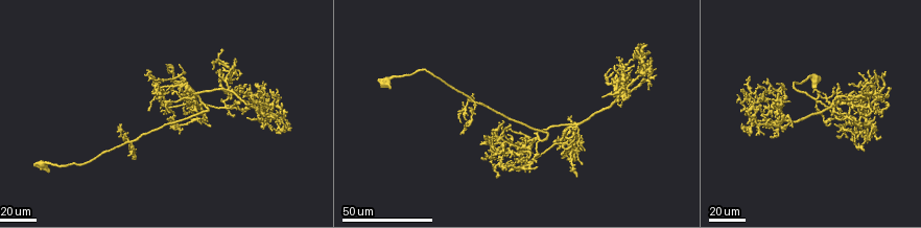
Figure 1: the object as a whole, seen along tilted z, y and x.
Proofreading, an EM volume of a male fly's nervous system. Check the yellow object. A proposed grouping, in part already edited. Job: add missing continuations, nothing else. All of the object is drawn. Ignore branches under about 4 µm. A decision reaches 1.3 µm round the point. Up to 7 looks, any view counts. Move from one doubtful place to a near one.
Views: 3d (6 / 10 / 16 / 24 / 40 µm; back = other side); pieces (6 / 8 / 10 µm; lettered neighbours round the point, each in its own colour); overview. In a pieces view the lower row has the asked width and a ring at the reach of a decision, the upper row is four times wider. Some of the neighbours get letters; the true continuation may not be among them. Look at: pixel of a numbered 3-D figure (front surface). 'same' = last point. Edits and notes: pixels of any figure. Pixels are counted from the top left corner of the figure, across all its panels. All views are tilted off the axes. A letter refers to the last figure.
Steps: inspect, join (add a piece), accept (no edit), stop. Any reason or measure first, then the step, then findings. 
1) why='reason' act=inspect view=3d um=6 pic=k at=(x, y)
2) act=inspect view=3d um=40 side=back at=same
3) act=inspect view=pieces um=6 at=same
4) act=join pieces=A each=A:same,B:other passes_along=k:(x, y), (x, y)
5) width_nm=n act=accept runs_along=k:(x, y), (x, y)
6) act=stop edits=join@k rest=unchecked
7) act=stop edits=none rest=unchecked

why='end of a long branch' act=inspect view=3d um=24 pic=1 at=(146, 111)

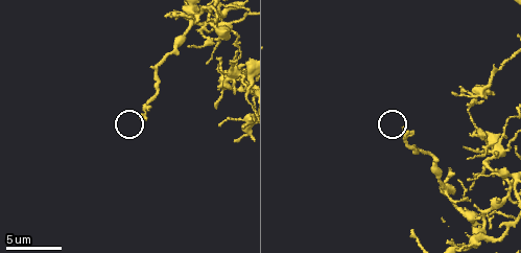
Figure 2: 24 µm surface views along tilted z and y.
why='what lies round it' act=inspect view=pieces um=6 pic=2 at=(403, 128)

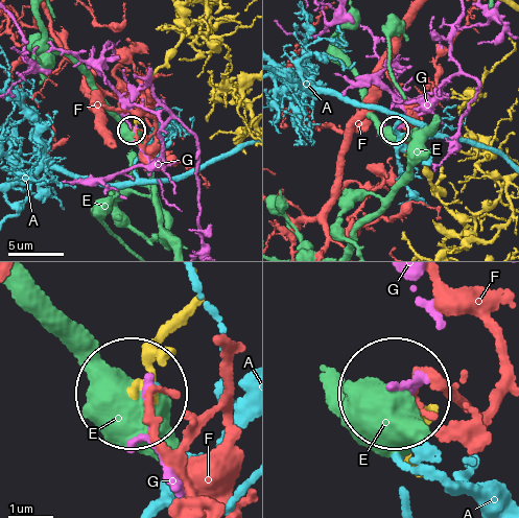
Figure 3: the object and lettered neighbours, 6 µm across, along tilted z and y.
act=accept each=A:other,E:other,F:other,G:other runs_along=3:(168, 326), (136, 395) found='none of them fits'

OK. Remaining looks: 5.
why='tapers out' act=inspect view=3d um=40 pic=1 at=(211, 124)

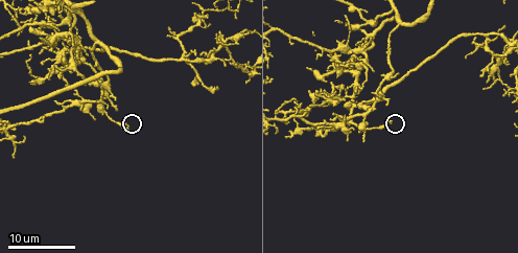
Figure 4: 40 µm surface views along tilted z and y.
act=inspect view=pieces um=10 pic=4 at=(389, 119)

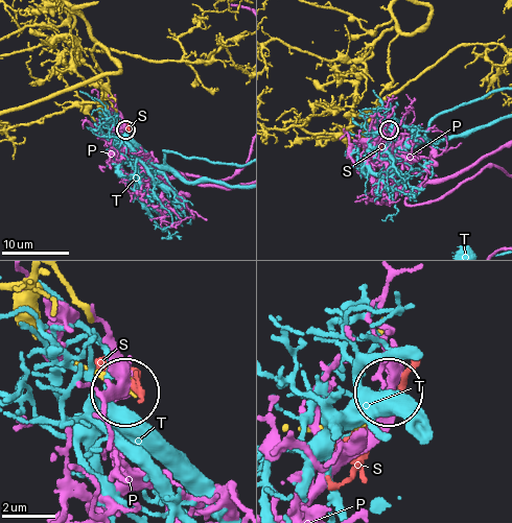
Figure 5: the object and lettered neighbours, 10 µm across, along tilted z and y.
act=accept each=P:other,S:other,T:other found='none of them fits'

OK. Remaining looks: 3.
act=inspect view=3d um=40 pic=1 at=(872, 76)

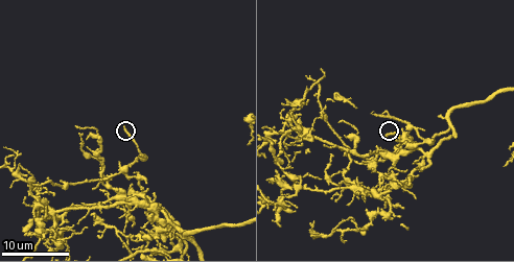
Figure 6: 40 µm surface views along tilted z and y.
why='what lies round it' act=inspect view=pieces um=10 pic=6 at=(386, 135)

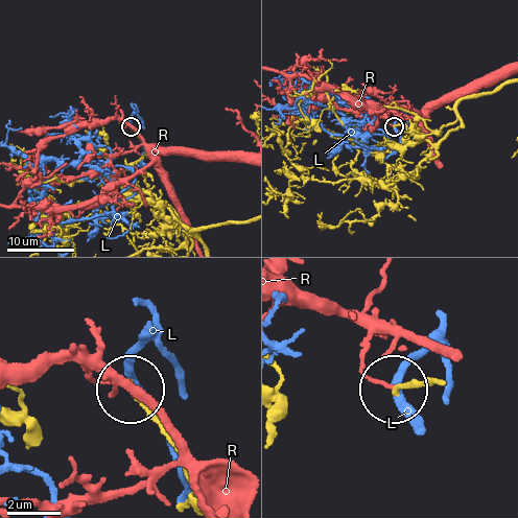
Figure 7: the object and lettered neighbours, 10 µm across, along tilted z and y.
act=accept each=L:other,R:other found='none of them fits'

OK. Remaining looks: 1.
act=stop edits=none rest=unchecked

